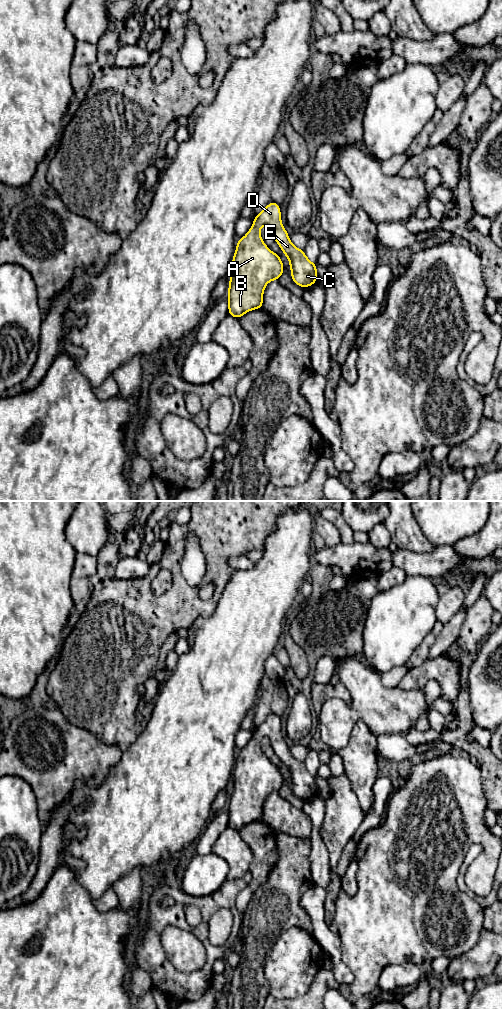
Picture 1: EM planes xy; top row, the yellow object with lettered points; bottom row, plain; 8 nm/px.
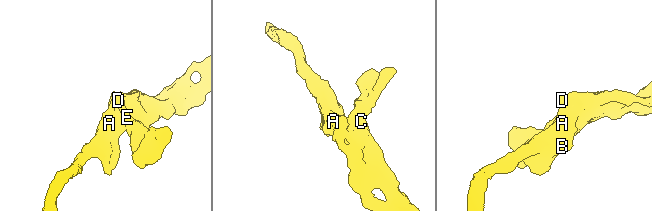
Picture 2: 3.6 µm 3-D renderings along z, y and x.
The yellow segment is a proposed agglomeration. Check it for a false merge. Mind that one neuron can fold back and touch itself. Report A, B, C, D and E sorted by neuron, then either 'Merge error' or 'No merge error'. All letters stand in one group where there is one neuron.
Groups: A B C D E. No merge error

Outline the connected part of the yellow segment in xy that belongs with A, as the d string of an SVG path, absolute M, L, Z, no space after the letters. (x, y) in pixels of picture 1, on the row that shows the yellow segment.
M271 201L258 215L253 218L254 222L247 234L237 240L236 250L232 258L230 272L228 297L228 315L241 319L247 312L254 309L263 309L263 293L267 283L279 280L283 274L284 267L280 257L272 252L260 235L260 227L267 225L274 240L288 257L293 282L304 289L317 282L317 264L312 263L304 253L304 250L294 246L289 234L281 222L280 205Z

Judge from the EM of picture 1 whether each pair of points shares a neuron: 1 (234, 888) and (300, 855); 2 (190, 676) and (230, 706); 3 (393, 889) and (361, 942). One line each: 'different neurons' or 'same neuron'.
1: different neurons
2: same neuron
3: same neuron

